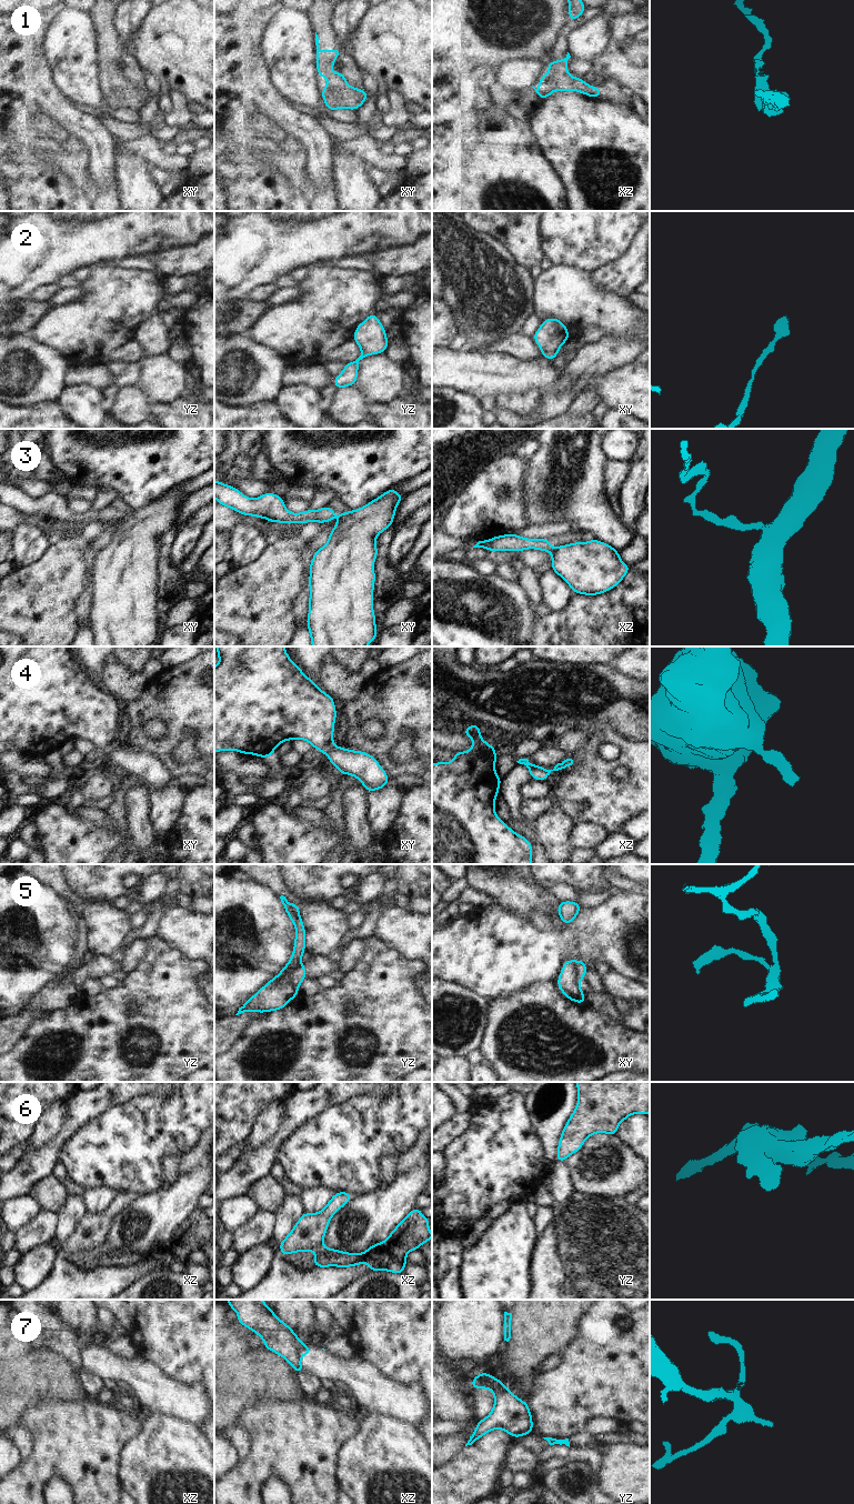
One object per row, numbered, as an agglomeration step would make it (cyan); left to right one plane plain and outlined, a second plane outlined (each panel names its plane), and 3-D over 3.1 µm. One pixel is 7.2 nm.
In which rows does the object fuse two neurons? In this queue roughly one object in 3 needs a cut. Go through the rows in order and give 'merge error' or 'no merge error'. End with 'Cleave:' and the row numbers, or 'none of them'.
1: no merge error
2: no merge error
3: merge error
4: no merge error
5: merge error
6: no merge error
7: merge error
Cleave: 3, 5, 7

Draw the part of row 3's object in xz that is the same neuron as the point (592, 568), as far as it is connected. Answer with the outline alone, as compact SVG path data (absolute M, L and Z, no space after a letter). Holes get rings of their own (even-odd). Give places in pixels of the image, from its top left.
M592 539L590 542L574 542L560 545L552 552L552 571L560 575L573 593L597 595L615 588L631 570L623 563L619 551L610 544Z

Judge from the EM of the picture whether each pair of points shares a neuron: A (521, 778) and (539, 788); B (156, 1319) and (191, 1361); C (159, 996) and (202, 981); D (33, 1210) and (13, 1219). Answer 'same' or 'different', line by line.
A: different
B: same
C: different
D: same

